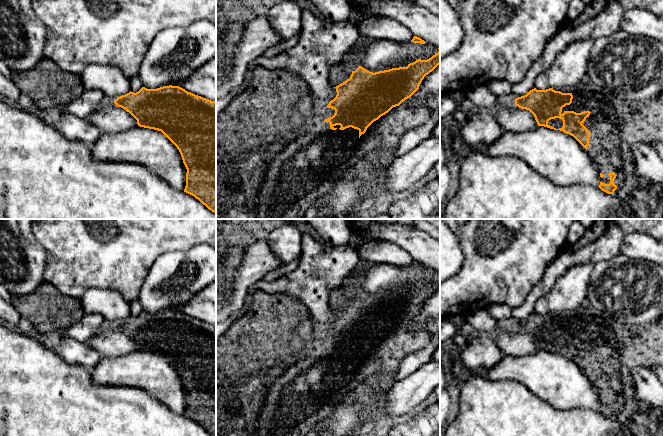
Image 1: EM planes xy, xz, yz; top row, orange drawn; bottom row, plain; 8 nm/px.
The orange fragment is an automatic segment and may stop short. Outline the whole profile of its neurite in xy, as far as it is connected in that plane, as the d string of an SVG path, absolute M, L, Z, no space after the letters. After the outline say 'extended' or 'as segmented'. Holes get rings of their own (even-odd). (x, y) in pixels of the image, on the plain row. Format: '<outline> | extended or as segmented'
M169 309L157 313L147 313L142 311L136 317L130 315L129 317L118 321L114 327L118 331L121 331L129 336L137 344L138 350L161 355L177 371L187 393L184 416L194 420L212 436L216 436L216 326L188 316L179 310Z | as segmented

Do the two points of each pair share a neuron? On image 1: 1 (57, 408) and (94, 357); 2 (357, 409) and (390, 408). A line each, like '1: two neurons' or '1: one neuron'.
1: two neurons
2: two neurons

